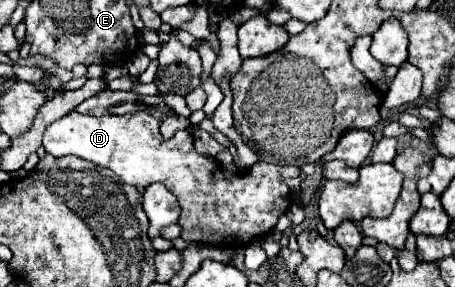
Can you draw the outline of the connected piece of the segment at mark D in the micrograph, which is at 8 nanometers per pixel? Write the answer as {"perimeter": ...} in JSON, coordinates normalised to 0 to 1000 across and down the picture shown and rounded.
{"perimeter":[[[169,387],[147,394],[130,422],[103,436],[95,463],[95,512],[121,547],[165,540],[178,554],[191,554],[218,582],[235,582],[253,596],[270,631],[288,645],[332,645],[332,638],[358,638],[393,700],[398,714],[398,756],[393,784],[402,791],[402,833],[407,840],[433,840],[455,854],[481,854],[481,861],[538,861],[552,833],[578,826],[600,805],[609,763],[635,728],[640,714],[640,659],[622,624],[631,617],[657,617],[657,582],[644,575],[596,575],[582,561],[560,568],[547,596],[523,603],[501,627],[488,585],[477,575],[473,554],[433,540],[424,519],[424,470],[415,449],[398,449],[385,463],[371,491],[354,484],[354,463],[345,449],[345,415],[327,394],[292,394],[292,401],[226,401],[226,408],[200,408]]]}

